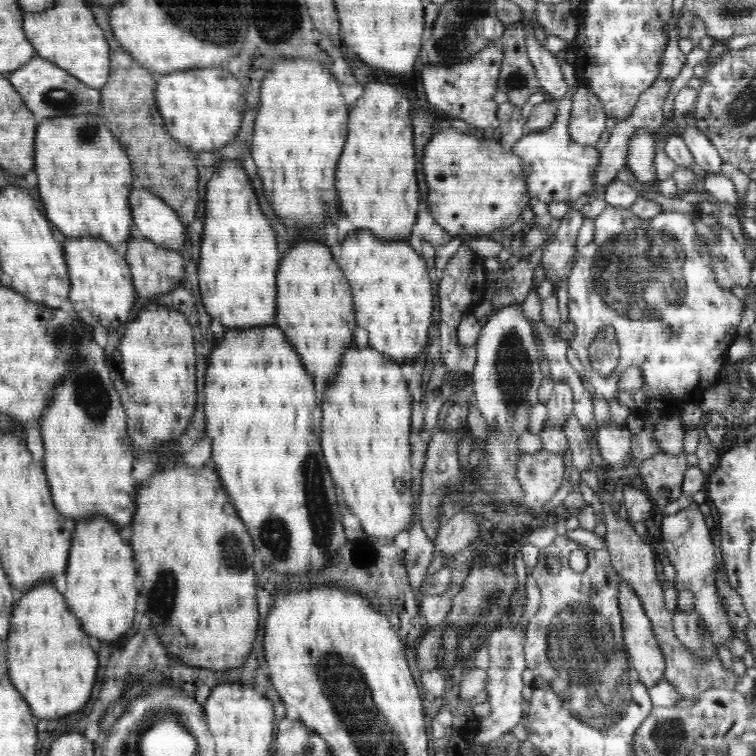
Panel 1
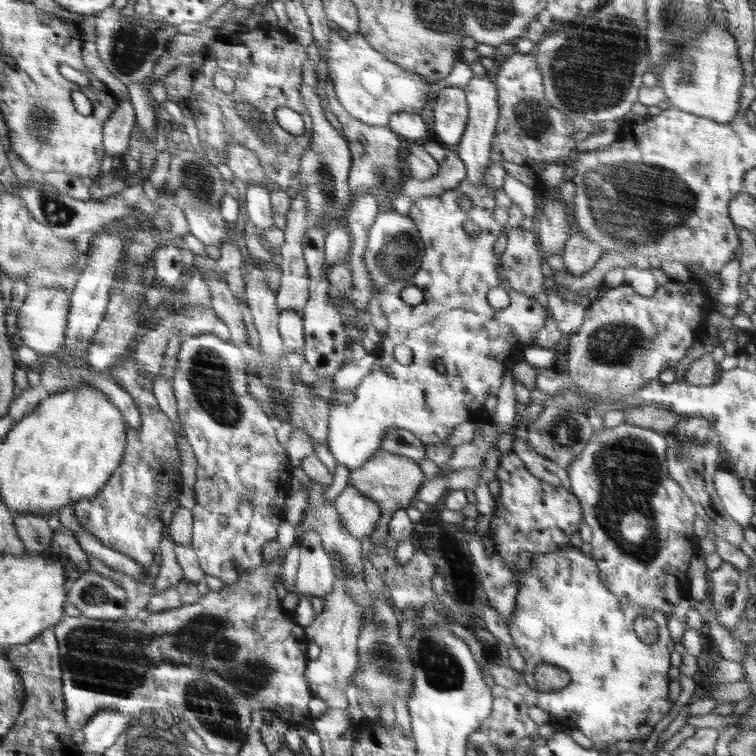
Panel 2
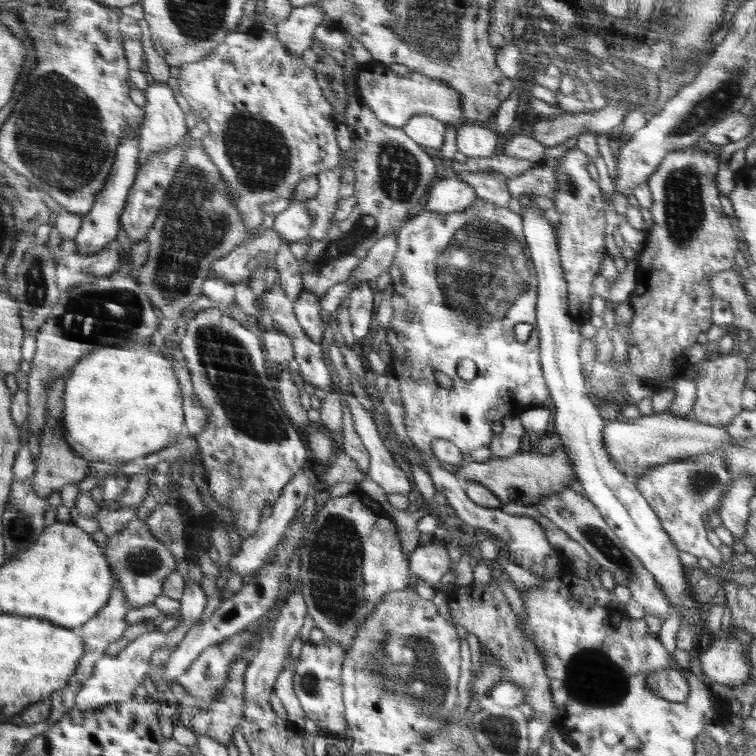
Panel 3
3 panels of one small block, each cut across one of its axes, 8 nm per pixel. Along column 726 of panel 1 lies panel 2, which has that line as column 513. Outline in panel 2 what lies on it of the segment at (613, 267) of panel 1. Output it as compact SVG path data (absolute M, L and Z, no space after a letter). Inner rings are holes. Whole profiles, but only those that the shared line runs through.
M489 73L486 76L478 76L473 74L471 79L467 82L464 86L465 89L465 99L467 100L467 107L468 107L468 122L466 128L464 129L462 138L460 142L456 144L456 148L454 149L458 155L458 158L462 159L462 163L464 163L466 167L466 179L465 183L455 187L451 190L442 191L440 195L428 196L426 198L422 198L416 203L412 205L410 208L410 219L414 221L414 226L418 227L418 235L419 239L422 240L423 243L423 258L421 261L421 265L419 269L416 271L416 274L412 276L409 280L405 282L391 282L386 286L378 289L376 292L376 297L378 302L380 302L380 307L382 311L384 311L384 315L386 316L386 320L388 320L388 329L387 333L384 337L382 337L381 343L378 345L379 350L379 360L378 362L371 368L371 371L368 375L364 376L364 378L358 383L358 386L354 392L351 393L350 397L342 403L342 406L338 407L331 407L329 411L329 423L328 423L328 434L324 440L324 443L328 447L330 454L336 460L336 464L341 466L346 466L346 468L355 469L359 466L362 466L366 463L372 456L376 455L379 451L381 451L381 440L383 434L390 428L390 427L398 427L398 428L405 428L409 430L419 438L424 444L426 445L437 445L438 443L442 443L443 440L446 440L450 435L455 432L455 428L459 424L466 424L467 422L480 422L480 420L490 420L491 414L486 411L484 408L484 401L488 396L497 396L500 385L502 384L502 377L503 374L508 370L512 370L512 366L516 363L515 358L513 357L513 352L515 350L520 350L523 348L534 347L532 340L536 336L536 333L544 328L544 324L546 324L546 320L549 318L549 310L547 308L542 307L536 301L532 302L529 296L525 294L516 292L514 289L511 289L509 283L507 281L502 281L500 277L496 274L496 268L498 265L501 266L500 256L496 256L494 252L494 246L498 237L505 233L507 228L502 224L498 223L494 218L494 211L497 206L496 202L496 194L484 185L484 179L482 176L486 174L486 168L490 166L490 158L491 155L491 142L493 141L496 127L497 127L497 120L499 117L499 110L498 110L498 103L497 103L497 88L495 87L495 81L493 79L493 74ZM464 195L474 204L474 208L472 210L460 210L460 206L458 206L458 196ZM467 220L473 221L477 224L478 228L480 228L480 236L477 239L472 239L466 234L464 230L465 222ZM405 286L416 286L416 288L420 288L422 290L422 294L424 294L424 301L422 304L418 304L418 306L411 307L410 304L406 304L403 302L402 298L400 297L400 292L402 292L403 287ZM490 288L503 288L510 298L510 305L503 310L494 310L487 301L486 294L488 294L488 290ZM398 344L404 344L404 346L409 346L413 352L412 363L408 365L404 365L398 363L396 359L394 359L394 348L398 346ZM440 360L442 364L444 364L446 370L444 370L444 374L438 372L436 367L434 366L434 361Z

